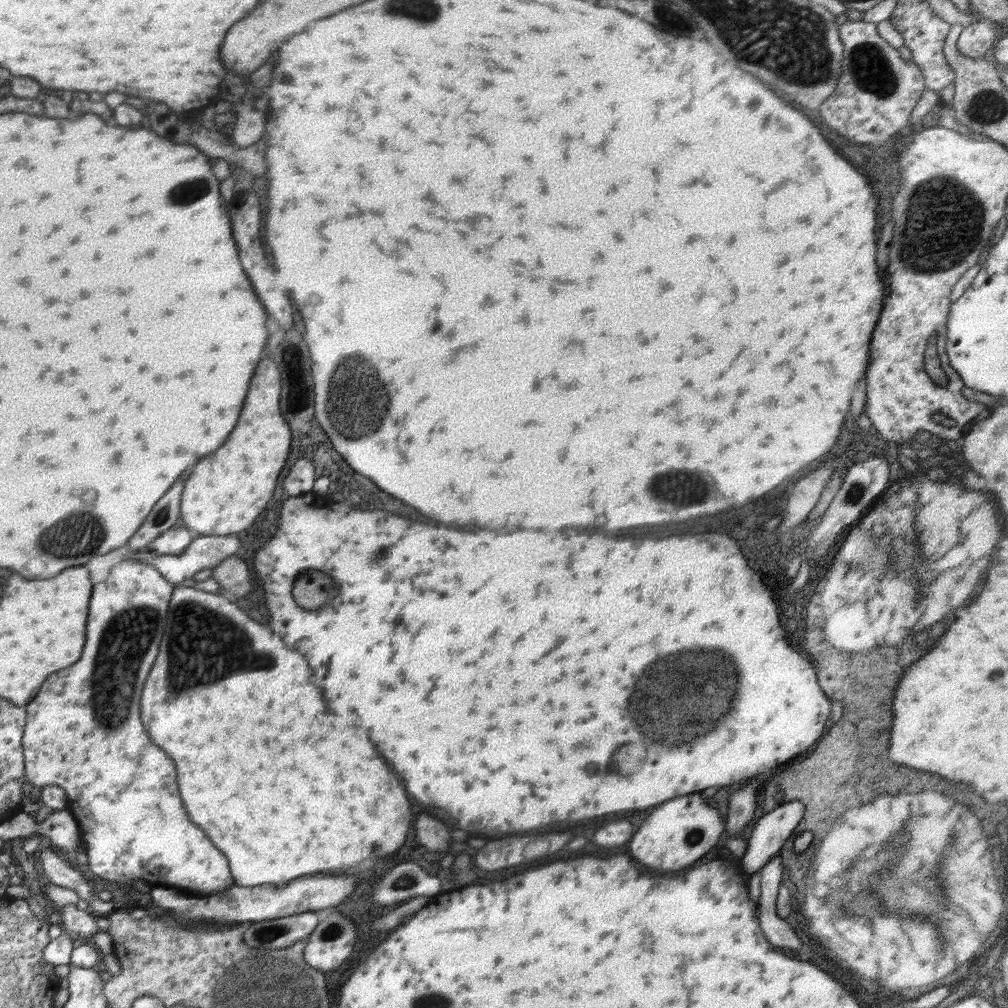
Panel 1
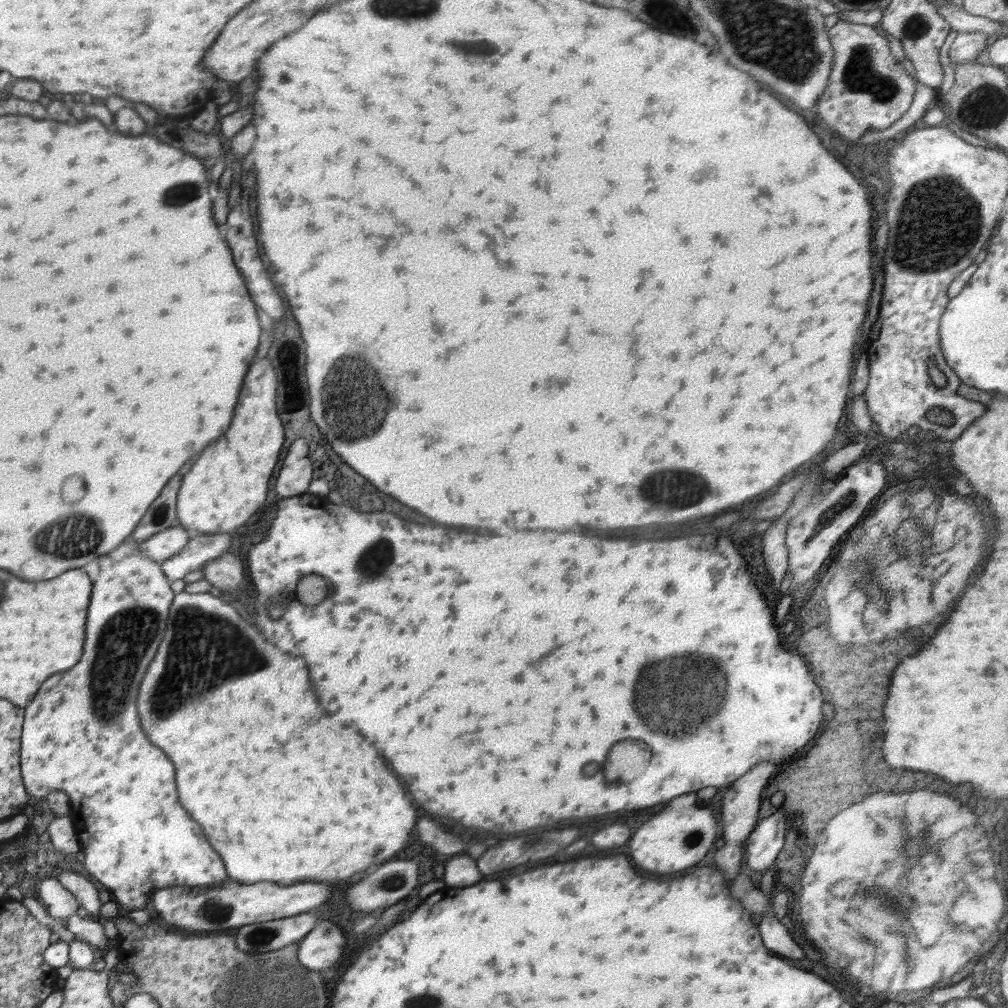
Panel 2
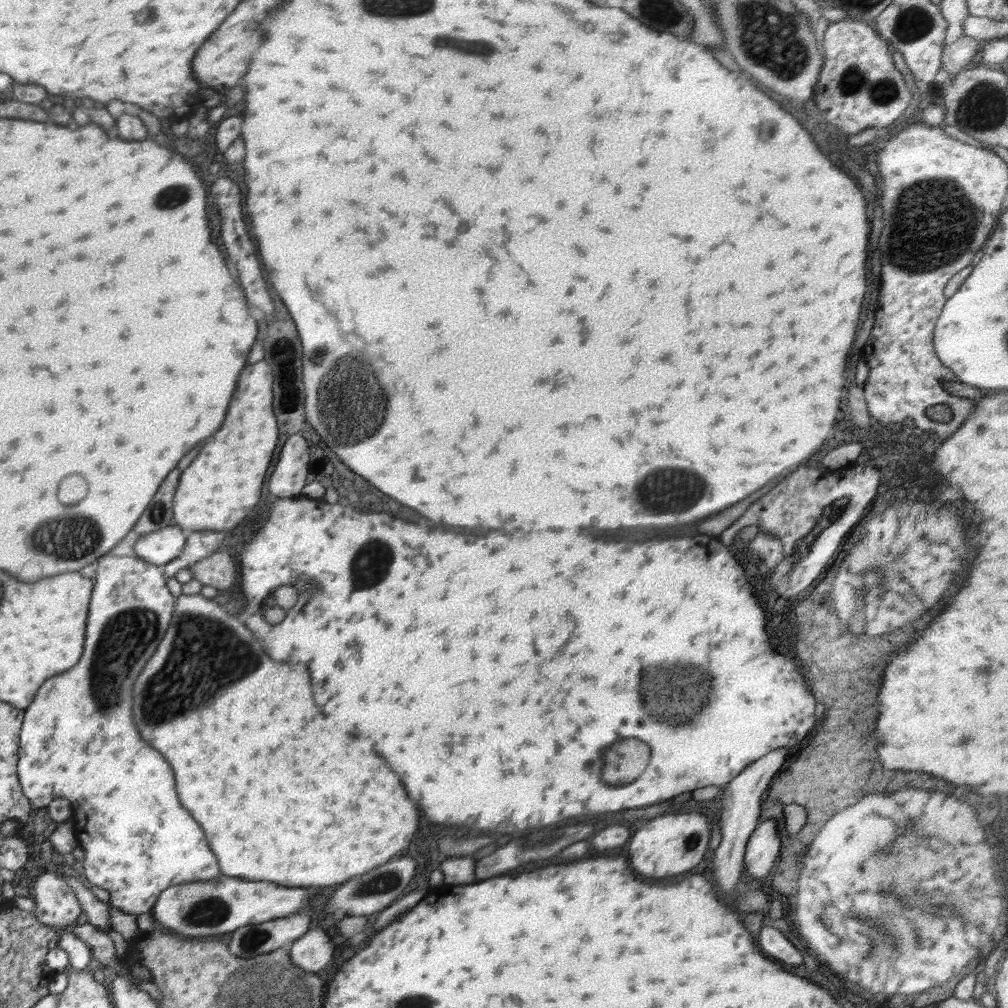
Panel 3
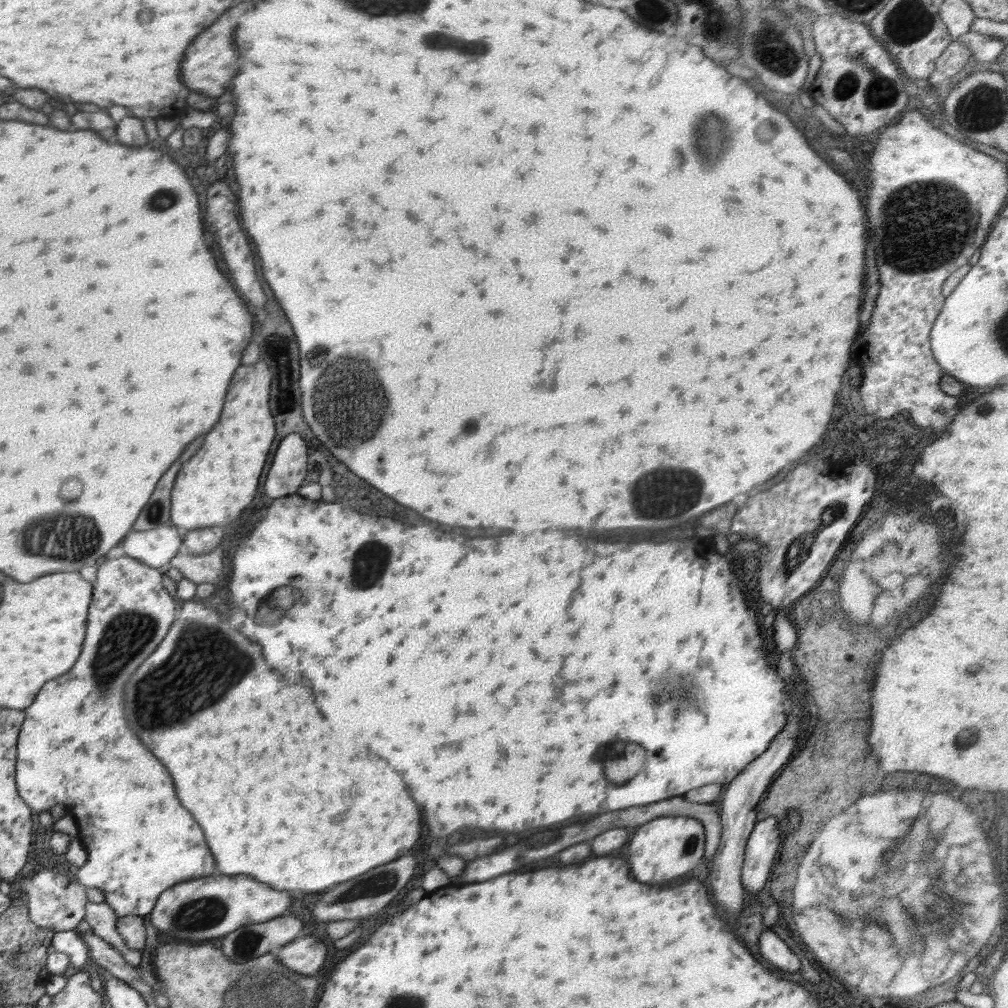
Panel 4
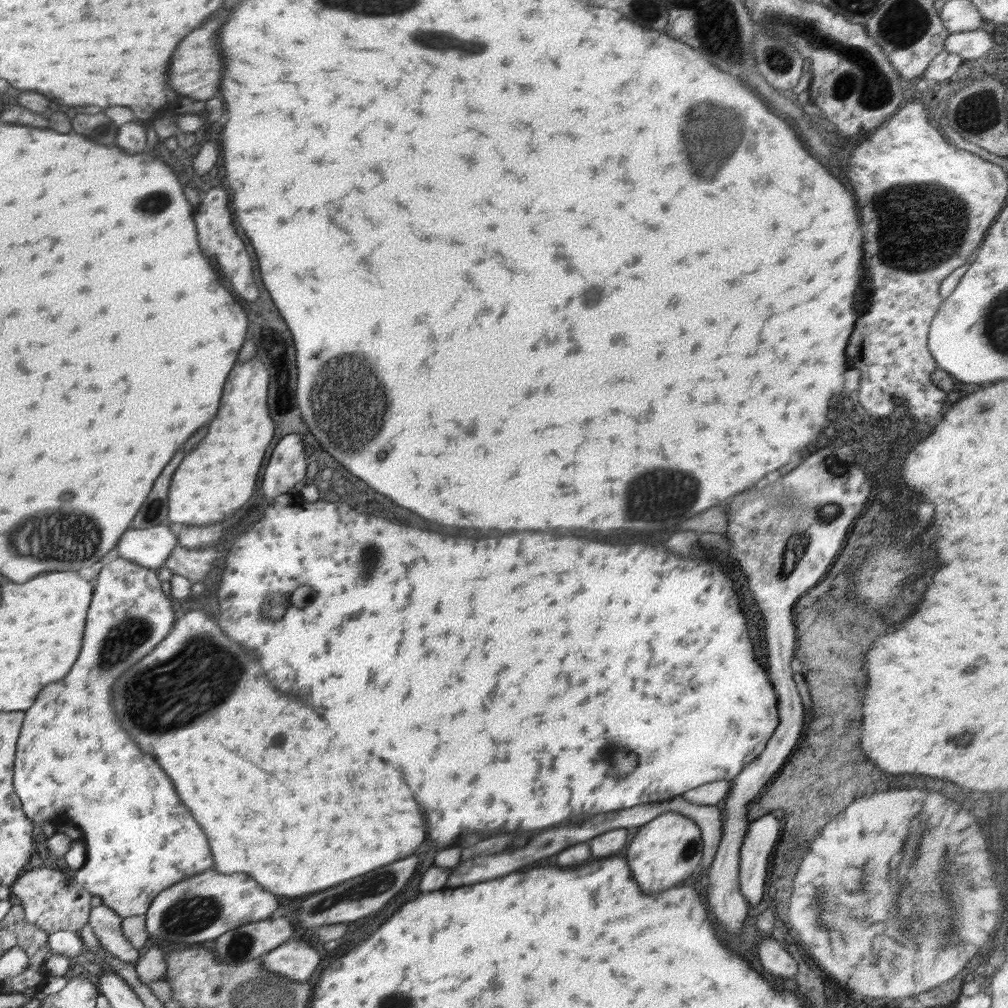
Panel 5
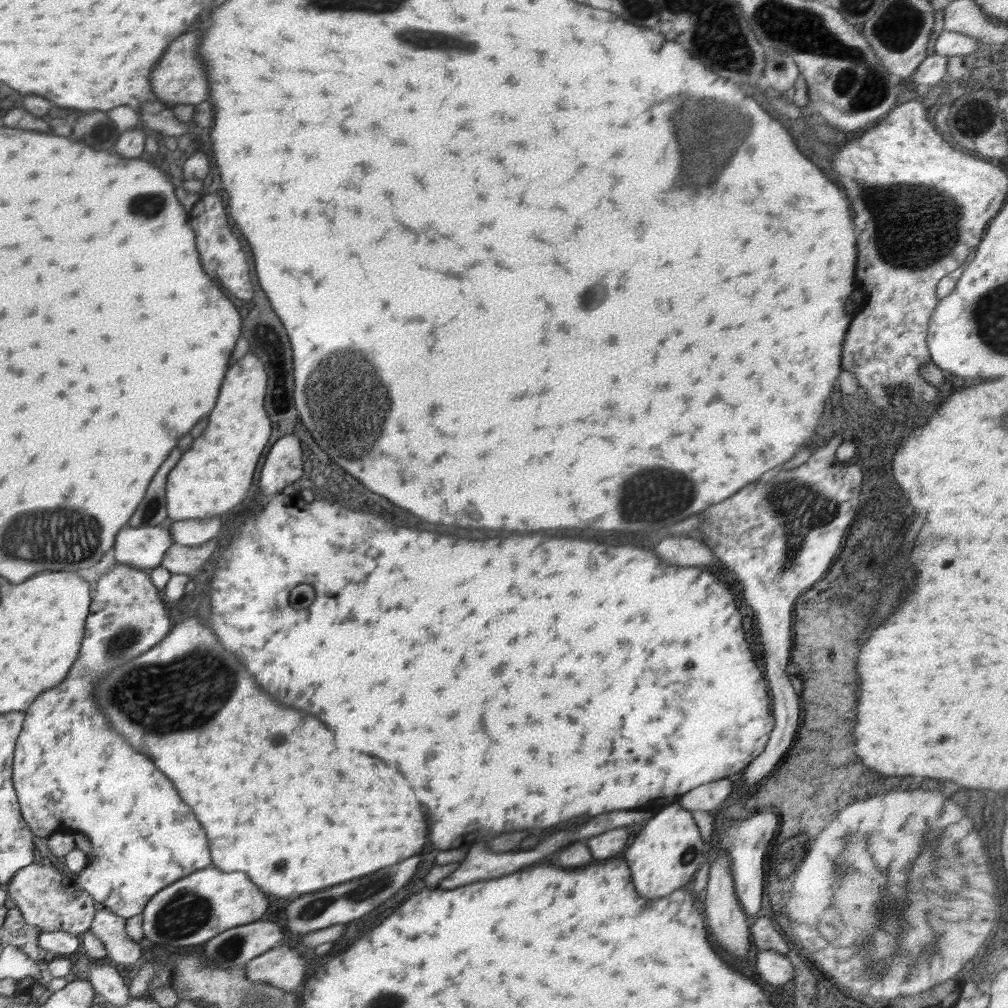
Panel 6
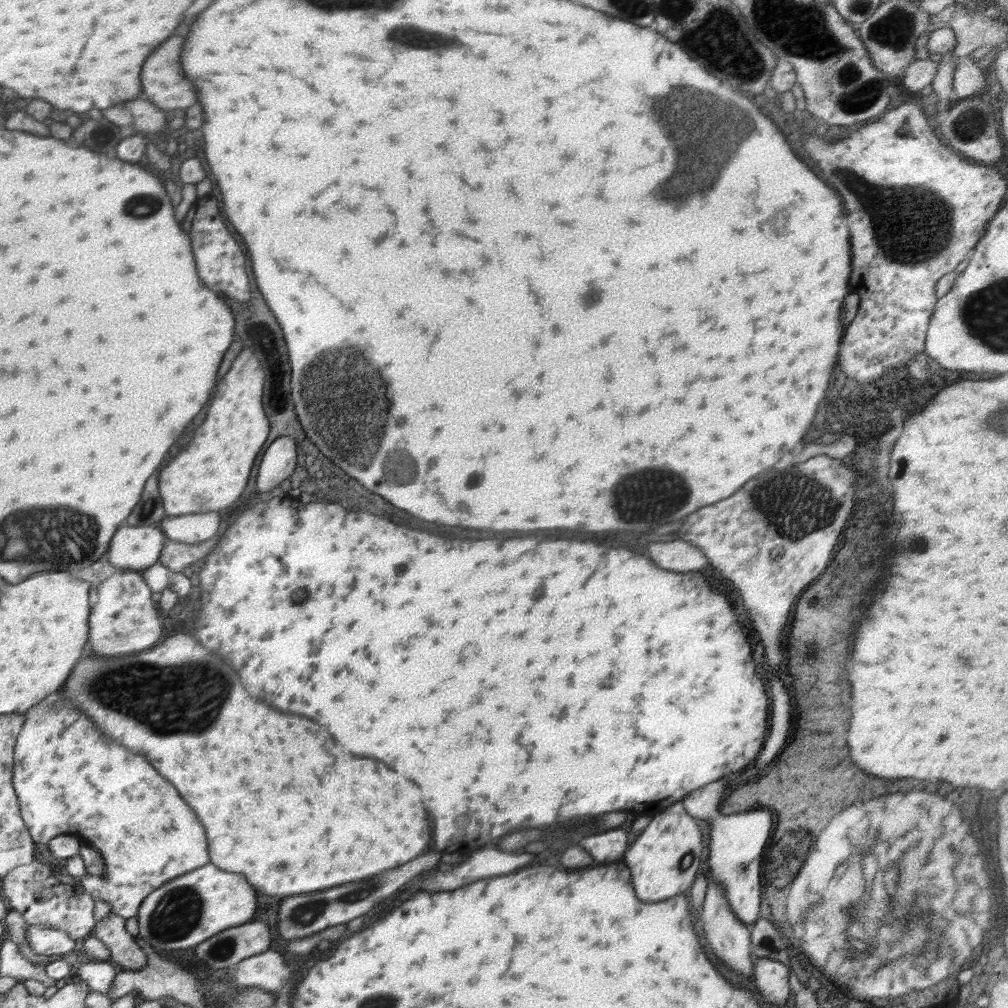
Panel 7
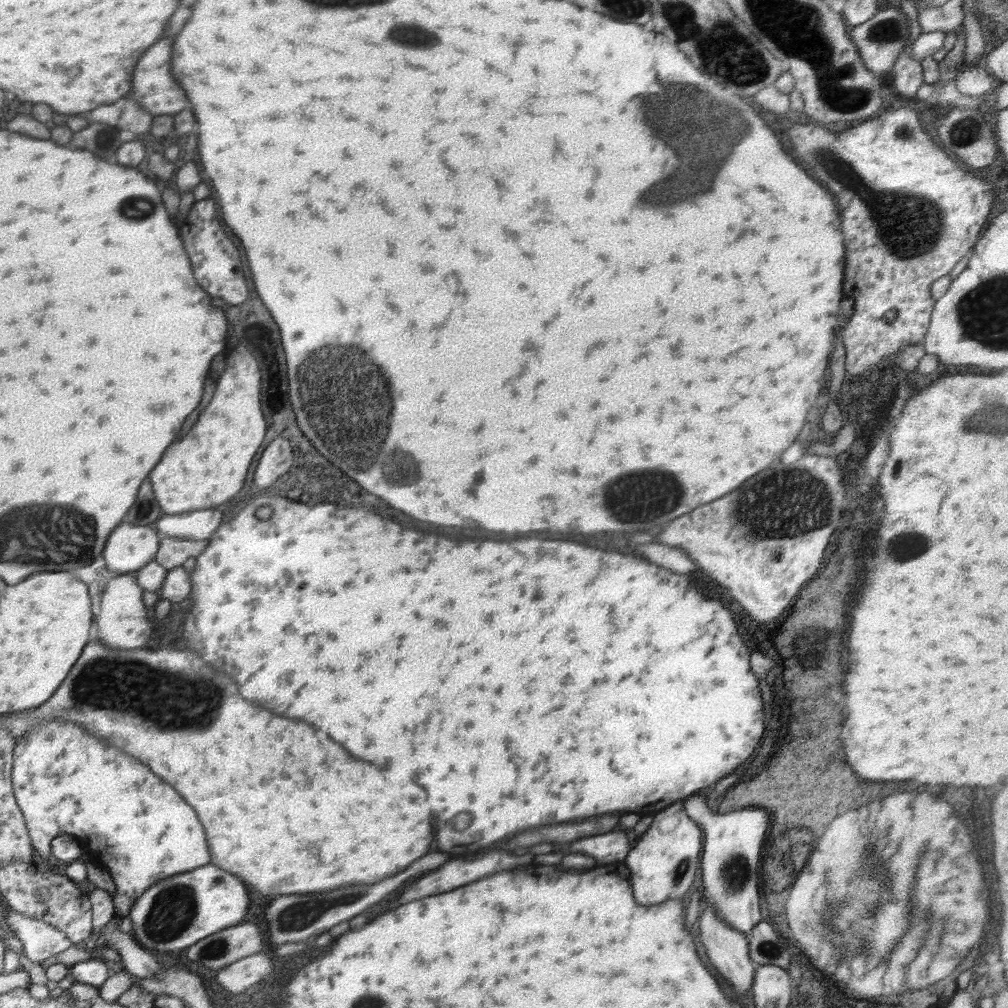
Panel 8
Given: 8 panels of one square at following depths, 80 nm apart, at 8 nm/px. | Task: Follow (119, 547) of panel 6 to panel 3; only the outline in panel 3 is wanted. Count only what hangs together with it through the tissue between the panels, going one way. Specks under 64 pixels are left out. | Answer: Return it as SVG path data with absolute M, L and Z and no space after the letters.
M174 524L138 537L133 551L148 563L166 566L179 556L186 539L186 532Z

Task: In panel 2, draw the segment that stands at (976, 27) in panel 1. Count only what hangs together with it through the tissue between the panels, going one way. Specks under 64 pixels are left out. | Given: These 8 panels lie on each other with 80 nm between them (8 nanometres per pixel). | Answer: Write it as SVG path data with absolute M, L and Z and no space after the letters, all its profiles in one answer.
M960 32L953 43L946 47L944 54L949 57L951 64L966 64L974 62L988 46L988 36L985 32Z

